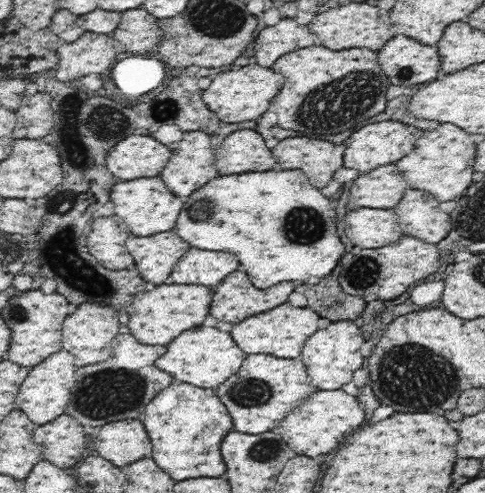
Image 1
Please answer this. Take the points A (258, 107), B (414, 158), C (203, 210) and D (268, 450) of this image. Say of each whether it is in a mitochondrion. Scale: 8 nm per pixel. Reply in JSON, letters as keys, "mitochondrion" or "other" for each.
{"A":"other","B":"other","C":"mitochondrion","D":"mitochondrion"}

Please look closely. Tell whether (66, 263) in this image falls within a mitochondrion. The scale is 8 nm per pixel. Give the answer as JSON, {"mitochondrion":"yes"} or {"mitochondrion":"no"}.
{"mitochondrion":"yes"}

